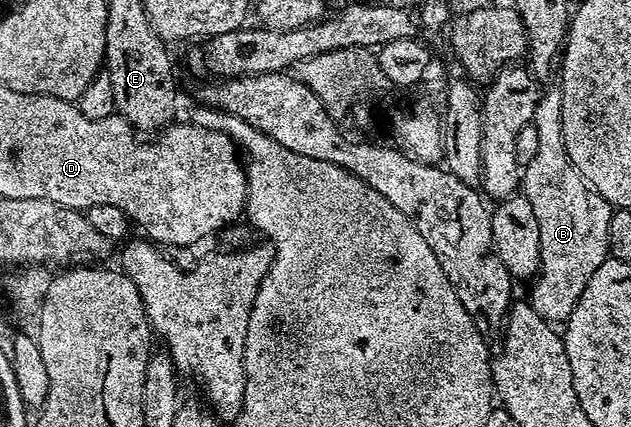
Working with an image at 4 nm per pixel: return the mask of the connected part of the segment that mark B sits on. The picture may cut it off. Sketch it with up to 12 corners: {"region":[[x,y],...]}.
{"region":[[560,90],[540,92],[523,194],[541,269],[527,302],[561,325],[610,258],[615,208],[567,157]]}

